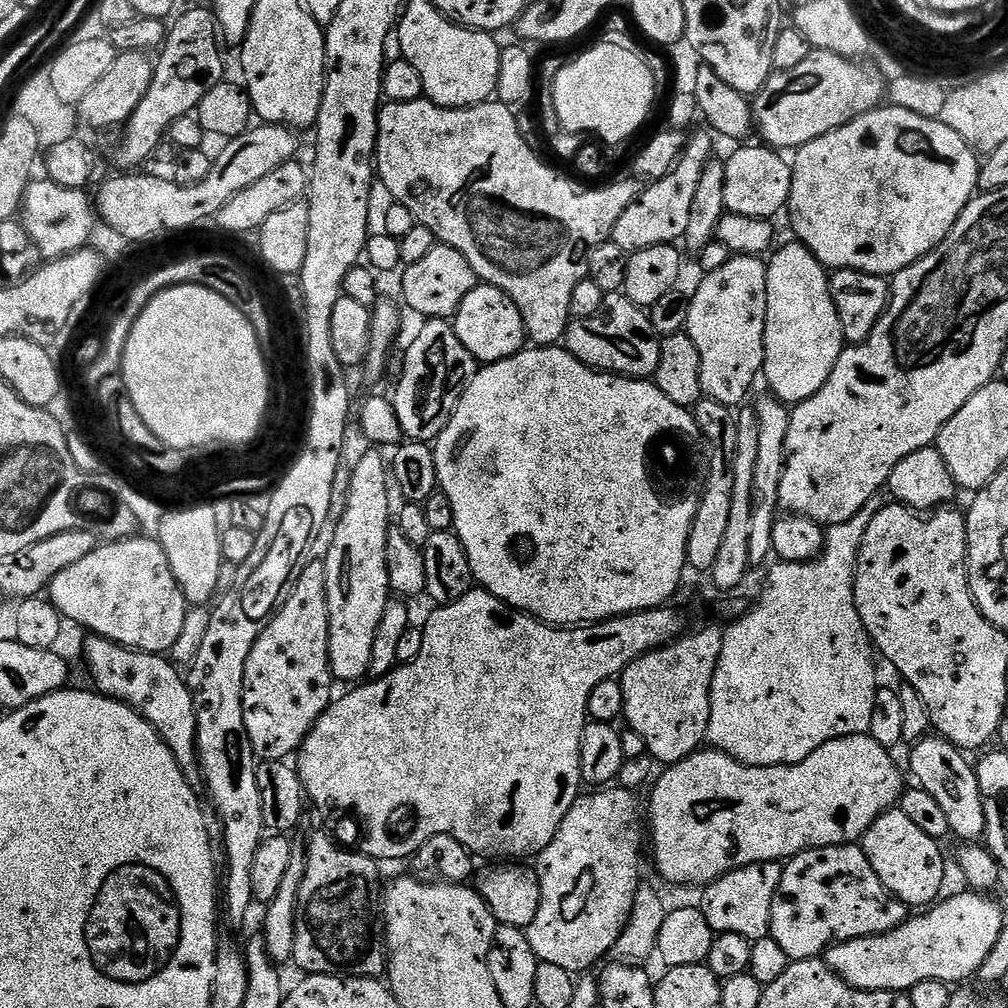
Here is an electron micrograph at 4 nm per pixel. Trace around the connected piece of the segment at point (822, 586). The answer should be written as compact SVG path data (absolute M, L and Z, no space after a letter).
M880 496L870 498L870 502L866 502L866 506L862 506L862 510L858 510L858 514L854 514L854 518L850 518L850 522L842 522L841 524L833 524L827 529L824 537L824 547L820 555L811 559L803 560L802 562L776 562L767 569L768 581L764 584L764 593L760 596L760 601L756 605L749 607L744 615L733 619L732 625L729 628L723 629L724 641L722 642L722 654L718 658L718 666L714 670L714 682L710 690L710 722L708 723L708 734L706 737L707 743L711 745L717 752L724 752L730 758L734 758L738 762L742 762L746 766L782 766L783 764L797 764L802 762L802 758L810 758L810 754L814 754L814 750L818 750L818 746L826 746L826 742L834 742L838 738L846 738L847 736L862 736L870 733L870 714L874 714L874 698L876 697L876 689L878 681L876 681L876 664L872 661L874 657L874 645L868 638L868 631L864 628L862 618L856 609L856 599L854 598L854 586L856 585L856 559L858 558L858 550L862 546L862 538L866 538L866 526L870 526L870 522L874 518L874 514L878 514L878 510L884 508L885 501Z

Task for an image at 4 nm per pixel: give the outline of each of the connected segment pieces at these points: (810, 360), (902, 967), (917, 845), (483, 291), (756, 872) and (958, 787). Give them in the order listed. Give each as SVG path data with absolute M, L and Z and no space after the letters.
M791 242L785 248L777 247L767 261L766 278L766 330L764 331L763 379L768 379L767 391L783 404L795 406L806 398L818 394L826 386L826 378L834 370L846 341L838 310L832 297L832 281L829 269L818 262L816 255L805 244Z
M963 891L957 896L945 895L927 910L911 915L894 930L833 944L823 953L822 959L838 978L863 992L907 994L918 982L931 980L949 986L963 985L971 981L968 979L979 973L982 962L990 958L994 942L998 942L998 934L1002 934L1006 926L1004 912L998 901L991 900L991 895Z
M899 810L882 813L874 822L874 826L866 830L862 847L870 866L874 866L874 874L878 874L886 890L897 900L907 904L909 909L923 909L945 891L944 856L940 853L941 845L919 826L914 826L914 822L910 822L910 818L906 818L906 814Z
M483 282L477 283L476 288L462 298L462 306L458 306L454 317L454 327L458 342L462 342L462 346L466 346L466 350L470 350L472 357L481 365L510 358L526 347L526 333L518 306L514 306L505 292Z
M779 863L751 864L733 872L727 872L713 884L703 889L704 897L698 901L701 914L710 922L713 933L742 934L747 940L761 940L772 931L772 907L778 882L784 873Z
M939 734L925 736L923 740L916 743L911 752L912 772L916 775L915 783L926 789L938 801L938 806L942 806L942 811L946 814L946 822L950 822L951 835L964 840L960 842L983 841L984 831L986 830L986 810L982 806L982 790L978 786L976 769L971 763L968 765L968 760L964 757L967 755Z

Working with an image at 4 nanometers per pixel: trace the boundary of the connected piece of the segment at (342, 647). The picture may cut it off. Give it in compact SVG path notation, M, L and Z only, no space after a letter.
M368 450L368 451L372 451L372 452L366 453L365 456L362 457L360 461L358 462L355 461L355 463L352 464L353 477L350 478L349 496L346 498L345 513L342 514L339 520L335 521L333 528L336 528L336 529L334 529L332 532L332 541L330 541L328 544L328 553L326 553L324 557L322 557L324 573L326 574L326 606L328 607L328 665L331 666L332 675L333 677L335 677L337 681L356 680L352 682L360 682L360 681L363 681L365 677L368 676L368 667L370 666L370 650L374 650L374 634L378 630L378 622L382 622L382 614L386 610L386 606L388 605L388 601L390 599L390 589L388 587L388 567L386 566L386 542L388 541L388 529L390 527L390 521L388 521L388 488L390 492L390 484L389 484L390 476L389 476L389 473L386 471L385 457L383 460L383 458L379 456L379 454L381 455L379 451L376 451L376 450Z

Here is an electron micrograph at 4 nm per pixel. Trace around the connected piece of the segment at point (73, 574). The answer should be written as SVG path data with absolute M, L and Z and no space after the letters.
M136 536L133 540L120 539L124 538L113 539L116 540L113 544L104 544L101 548L100 545L93 547L82 562L66 566L66 570L48 585L47 595L64 620L73 620L78 627L85 628L85 633L112 640L124 648L137 648L139 652L171 653L184 629L189 605L180 592L159 539L147 540L144 536Z

